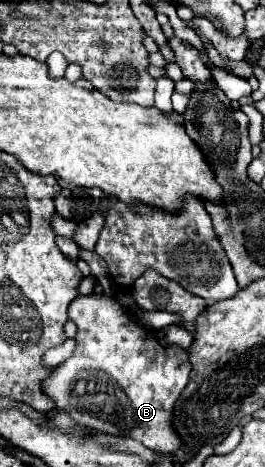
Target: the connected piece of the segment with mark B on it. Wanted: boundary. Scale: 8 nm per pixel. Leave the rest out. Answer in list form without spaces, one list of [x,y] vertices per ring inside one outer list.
[[[89,294],[75,298],[73,304],[69,304],[69,320],[73,320],[77,326],[75,352],[51,372],[45,384],[41,384],[41,390],[47,392],[55,408],[67,412],[81,426],[109,434],[125,434],[153,450],[177,450],[181,446],[181,438],[171,426],[171,412],[177,396],[189,382],[191,364],[185,348],[161,344],[129,312],[125,312],[115,298],[105,294]]]

